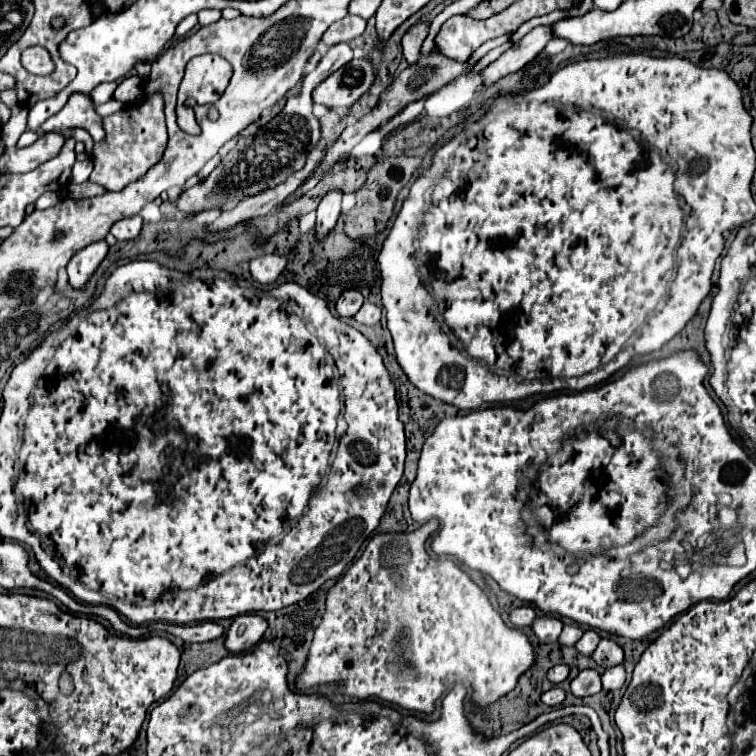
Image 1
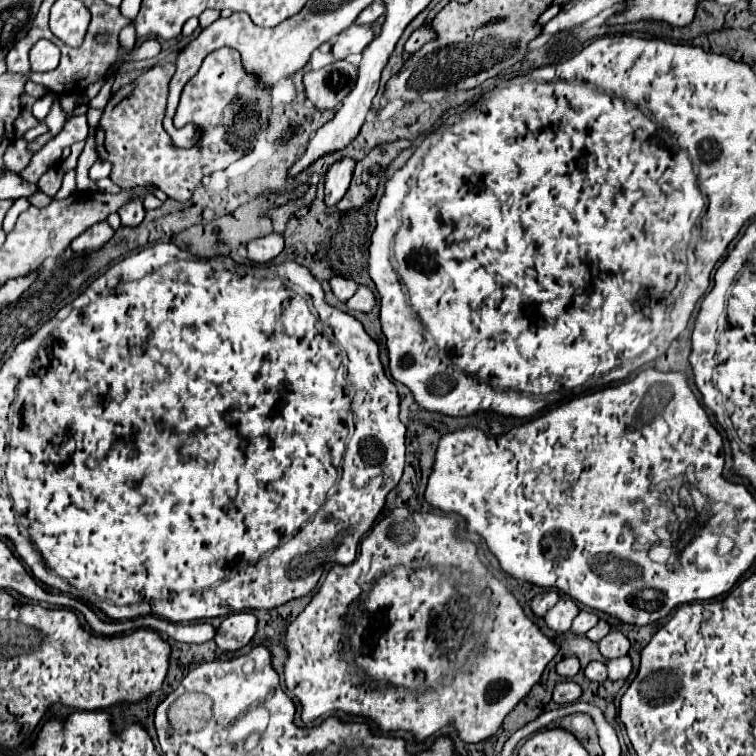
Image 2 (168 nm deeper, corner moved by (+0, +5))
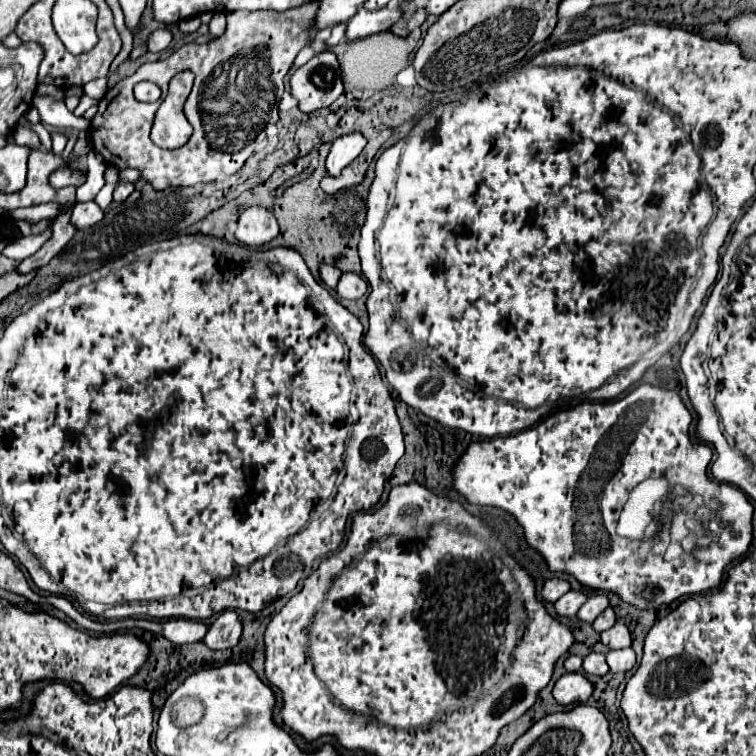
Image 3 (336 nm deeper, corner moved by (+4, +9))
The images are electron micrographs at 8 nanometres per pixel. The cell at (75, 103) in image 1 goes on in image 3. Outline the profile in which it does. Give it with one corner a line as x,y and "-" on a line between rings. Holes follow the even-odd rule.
19,124
19,126
13,130
13,138
15,138
15,142
21,144
21,146
27,144
27,142
31,142
31,140
39,140
37,134
31,132
31,128
29,128
27,124

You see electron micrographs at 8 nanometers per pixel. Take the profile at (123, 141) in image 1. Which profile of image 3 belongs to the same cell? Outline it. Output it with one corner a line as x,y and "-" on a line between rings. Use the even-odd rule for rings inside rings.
317,2
303,4
299,8
287,10
287,12
271,12
271,10
237,10
227,14
227,30
221,38
215,38
207,44
185,44
177,52
173,52
165,60
157,62
145,62
147,64
147,80
155,82
161,88
161,97
153,104
137,102
133,96
133,86
141,80
145,80
145,64
139,66
139,70
129,76
119,80
107,94
99,100
99,110
91,120
91,144
95,152
99,152
107,164
121,168
137,168
141,172
141,178
147,180
155,190
165,190
165,188
185,188
193,186
197,182
215,182
223,180
231,174
235,174
245,160
255,152
255,140
259,132
267,128
267,122
271,120
273,108
279,104
279,98
283,94
283,78
297,56
297,52
309,44
315,36
313,30
307,30
307,26
313,22
317,12
-
193,68
195,74
195,84
193,84
189,98
185,102
185,116
193,127
193,136
189,142
177,150
163,150
153,144
151,140
151,126
153,126
153,116
163,102
167,92
169,80
181,72

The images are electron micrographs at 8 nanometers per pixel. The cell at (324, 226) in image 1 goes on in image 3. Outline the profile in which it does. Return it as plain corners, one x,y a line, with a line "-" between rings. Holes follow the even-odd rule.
353,132
353,134
337,138
331,144
331,152
329,152
327,160
325,160
327,174
331,178
337,178
337,174
341,174
341,170
345,166
349,166
361,154
365,144
367,144
367,140
359,132

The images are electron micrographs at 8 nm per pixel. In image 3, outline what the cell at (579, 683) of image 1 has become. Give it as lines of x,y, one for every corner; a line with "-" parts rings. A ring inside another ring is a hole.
589,654
589,656
583,660
583,670
585,670
587,674
603,676
603,674
609,672
609,666
607,666
603,654

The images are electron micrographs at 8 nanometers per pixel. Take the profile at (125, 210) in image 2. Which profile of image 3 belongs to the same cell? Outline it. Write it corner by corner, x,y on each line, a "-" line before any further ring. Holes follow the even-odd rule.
119,182
117,188
115,188
115,192
113,192
113,200
115,200
115,202
125,202
125,200
131,196
133,190
135,190
133,184
129,184
129,182

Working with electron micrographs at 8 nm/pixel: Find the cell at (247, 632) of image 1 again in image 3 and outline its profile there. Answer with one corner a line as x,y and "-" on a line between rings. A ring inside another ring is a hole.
225,610
217,616
217,620
209,626
207,636
203,638
203,642
211,648
211,650
227,650
239,644
241,638
241,620
233,610

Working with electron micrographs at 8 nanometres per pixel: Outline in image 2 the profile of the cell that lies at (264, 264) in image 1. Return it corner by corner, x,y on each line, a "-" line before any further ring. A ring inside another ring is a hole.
271,232
271,234
255,238
247,244
247,258
253,262
259,262
259,264
265,264
265,262
273,260
281,250
283,250
283,236

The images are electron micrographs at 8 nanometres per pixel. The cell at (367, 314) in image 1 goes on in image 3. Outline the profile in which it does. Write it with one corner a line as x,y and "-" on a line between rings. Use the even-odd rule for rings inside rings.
345,272
335,290
337,296
343,300
359,300
361,296
367,294
367,282
355,272

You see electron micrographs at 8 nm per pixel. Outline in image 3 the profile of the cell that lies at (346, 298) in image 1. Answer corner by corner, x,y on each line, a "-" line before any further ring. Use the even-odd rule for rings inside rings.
321,264
321,268
319,268
319,276
325,282
325,286
329,286
329,288
335,288
337,286
337,280
341,278
341,274
343,272
339,268
329,266
329,264

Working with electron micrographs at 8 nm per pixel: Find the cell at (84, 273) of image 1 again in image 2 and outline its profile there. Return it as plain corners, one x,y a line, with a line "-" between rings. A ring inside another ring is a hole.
103,220
89,226
89,230
85,230
83,234
79,234
79,238
71,242
71,248
73,250
99,250
111,236
113,236
113,228

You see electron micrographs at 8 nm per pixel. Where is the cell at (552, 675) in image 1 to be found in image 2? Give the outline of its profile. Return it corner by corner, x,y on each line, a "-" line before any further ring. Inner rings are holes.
565,658
557,664
557,672
559,676
565,676
565,678
573,678
577,672
579,672
579,660
577,658

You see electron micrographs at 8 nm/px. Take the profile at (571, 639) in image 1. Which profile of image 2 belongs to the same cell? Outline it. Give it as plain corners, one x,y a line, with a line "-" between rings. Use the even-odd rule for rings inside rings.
583,610
583,612
579,612
579,614
575,616
571,630
573,630
575,634
585,634
585,632
589,632
597,622
599,622
599,616
597,616
595,612
585,612
585,610

